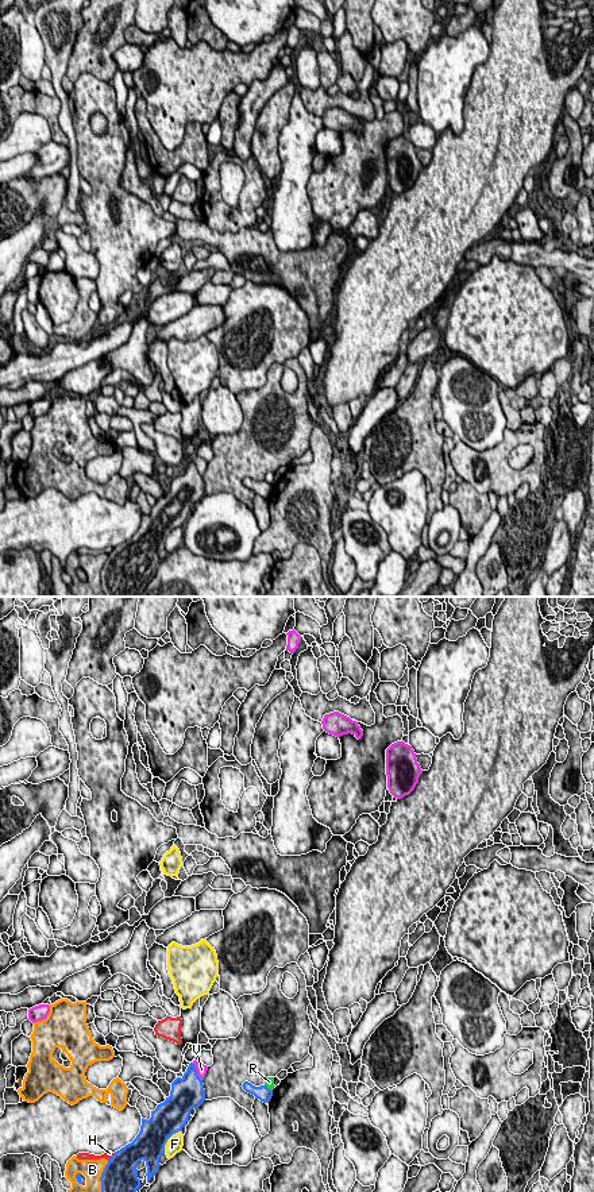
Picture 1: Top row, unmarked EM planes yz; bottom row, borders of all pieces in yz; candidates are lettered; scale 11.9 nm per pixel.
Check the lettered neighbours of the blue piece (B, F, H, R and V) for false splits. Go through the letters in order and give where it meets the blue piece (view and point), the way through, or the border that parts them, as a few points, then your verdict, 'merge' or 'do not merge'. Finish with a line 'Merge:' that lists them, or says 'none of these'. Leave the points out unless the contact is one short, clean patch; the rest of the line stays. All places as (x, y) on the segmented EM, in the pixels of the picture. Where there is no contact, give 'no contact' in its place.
B: contact yz (101, 1176); do not merge
F: contact yz (168, 1138); do not merge
H: contact yz (111, 1156); do not merge
R: contact yz (267, 1088); border yz (265, 1084), (272, 1091); do not merge
V: contact yz (196, 1072); do not merge
Merge: none of these

